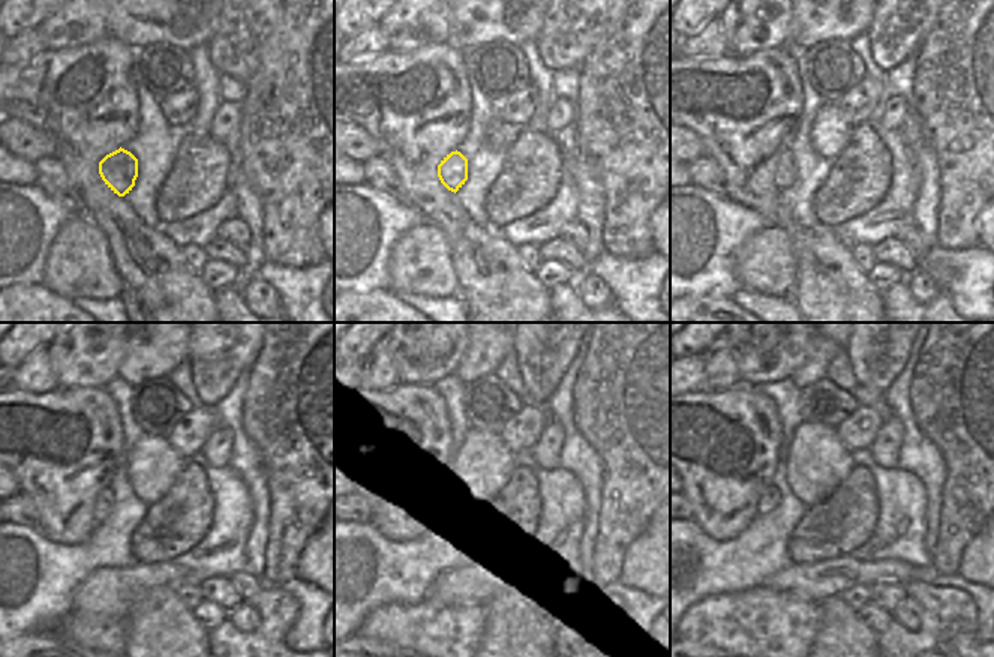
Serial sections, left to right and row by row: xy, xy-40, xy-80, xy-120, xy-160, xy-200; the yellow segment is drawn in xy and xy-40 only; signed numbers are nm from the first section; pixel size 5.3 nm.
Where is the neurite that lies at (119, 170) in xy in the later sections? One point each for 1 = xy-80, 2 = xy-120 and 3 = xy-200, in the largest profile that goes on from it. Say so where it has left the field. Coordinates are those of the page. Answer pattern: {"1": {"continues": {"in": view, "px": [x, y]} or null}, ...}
{"1": {"continues": {"in": "xy-80", "px": [786, 173]}}, "2": {"continues": {"in": "xy-120", "px": [105, 500]}}, "3": {"continues": {"in": "xy-200", "px": [769, 498]}}}

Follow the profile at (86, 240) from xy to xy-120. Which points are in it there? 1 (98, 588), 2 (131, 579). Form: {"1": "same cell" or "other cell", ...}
{"1": "same cell", "2": "same cell"}

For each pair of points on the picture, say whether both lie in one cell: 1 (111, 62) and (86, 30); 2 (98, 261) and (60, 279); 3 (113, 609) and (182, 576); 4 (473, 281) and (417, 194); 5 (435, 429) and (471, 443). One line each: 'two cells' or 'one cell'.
1: two cells
2: one cell
3: one cell
4: one cell
5: two cells

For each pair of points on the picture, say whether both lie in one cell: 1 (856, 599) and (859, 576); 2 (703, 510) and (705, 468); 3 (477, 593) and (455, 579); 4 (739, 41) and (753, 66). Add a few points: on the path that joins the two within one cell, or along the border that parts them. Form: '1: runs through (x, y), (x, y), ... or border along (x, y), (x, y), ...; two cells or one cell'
1: border along (868, 585), (853, 585), (838, 594); two cells
2: runs through (705, 500), (705, 479); one cell
3: runs through (471, 587), (461, 585); one cell
4: border along (781, 45), (744, 54), (729, 53); two cells

